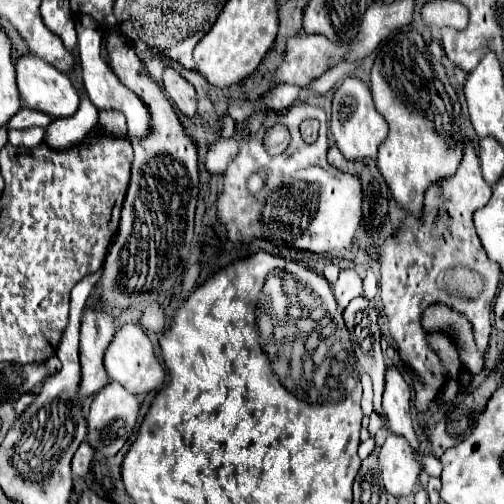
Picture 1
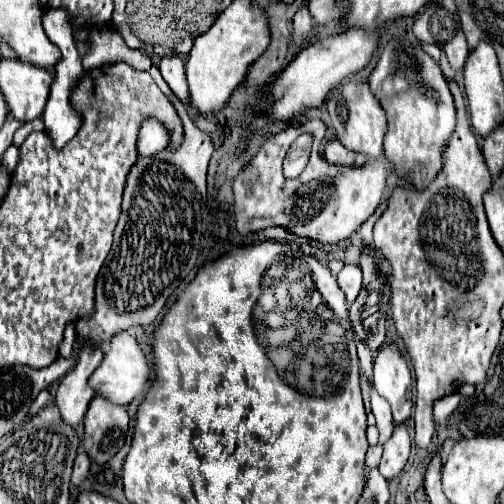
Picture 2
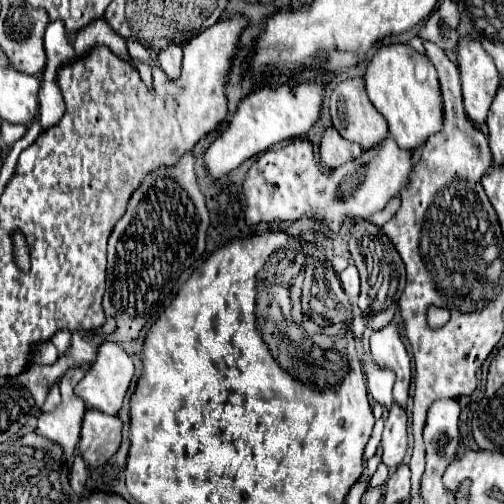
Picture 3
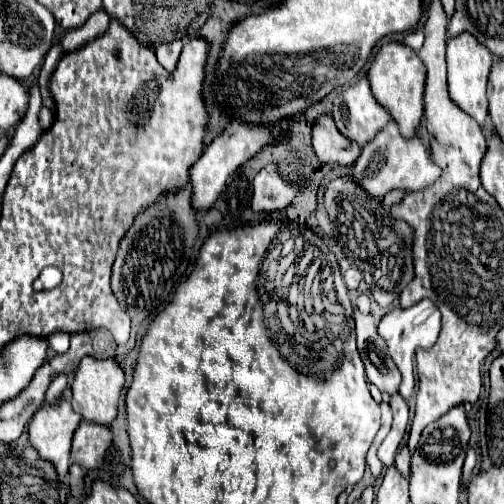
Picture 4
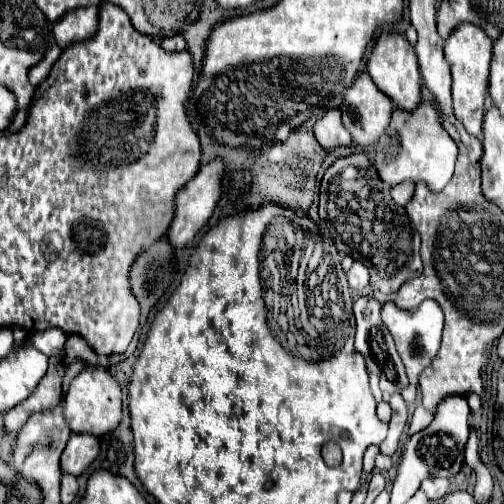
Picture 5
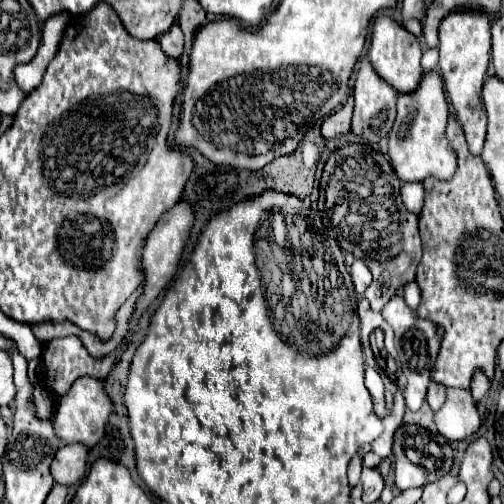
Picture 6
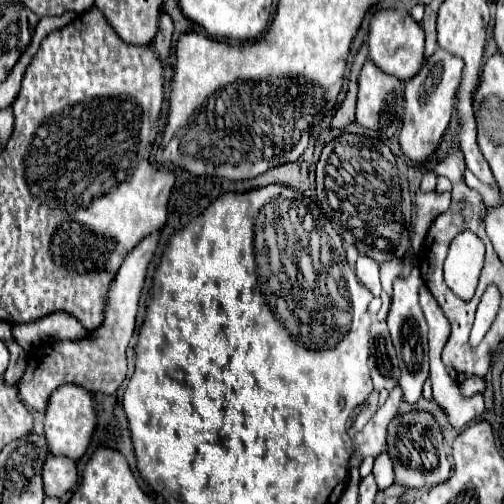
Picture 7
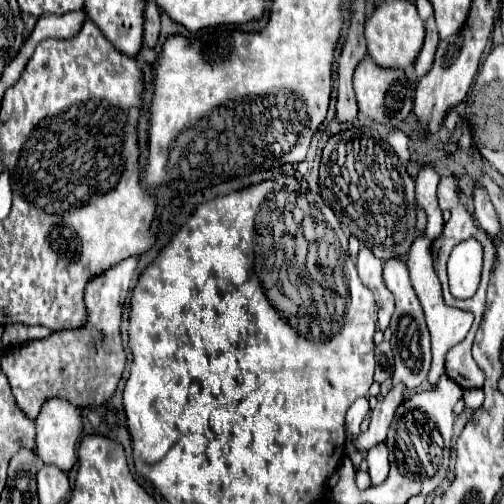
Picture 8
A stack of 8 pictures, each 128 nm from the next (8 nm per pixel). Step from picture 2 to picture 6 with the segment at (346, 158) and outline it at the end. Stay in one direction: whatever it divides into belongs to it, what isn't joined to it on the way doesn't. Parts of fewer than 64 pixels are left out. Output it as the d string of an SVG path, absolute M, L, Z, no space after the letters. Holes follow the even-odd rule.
M348 96L346 104L336 112L332 114L328 120L324 120L322 124L322 136L324 138L334 138L334 136L340 136L344 132L350 132L350 122L352 122L352 96Z

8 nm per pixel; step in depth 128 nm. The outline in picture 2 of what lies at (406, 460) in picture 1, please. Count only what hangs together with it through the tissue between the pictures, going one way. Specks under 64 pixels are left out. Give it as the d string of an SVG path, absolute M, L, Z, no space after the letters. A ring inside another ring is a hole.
M394 424L394 432L392 432L390 440L384 444L382 462L380 462L380 474L386 480L390 480L402 472L402 468L410 456L410 448L412 448L412 440L410 440L410 432L408 432L406 424Z

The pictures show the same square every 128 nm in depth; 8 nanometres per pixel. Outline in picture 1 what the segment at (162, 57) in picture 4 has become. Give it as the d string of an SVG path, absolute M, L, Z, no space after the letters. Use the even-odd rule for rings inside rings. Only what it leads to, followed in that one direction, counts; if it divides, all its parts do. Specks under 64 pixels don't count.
M164 68L164 90L168 92L168 96L174 100L176 108L186 114L186 116L194 116L196 114L196 94L190 82L186 82L174 68Z

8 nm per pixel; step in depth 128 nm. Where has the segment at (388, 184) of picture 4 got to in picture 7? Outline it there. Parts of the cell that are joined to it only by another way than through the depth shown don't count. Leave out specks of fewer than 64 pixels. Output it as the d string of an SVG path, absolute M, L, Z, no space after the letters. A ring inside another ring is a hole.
M436 48L436 52L430 56L430 60L424 62L420 72L406 82L404 128L400 130L400 148L404 156L422 162L430 158L430 154L438 148L442 134L446 132L450 118L454 114L456 92L460 88L462 70L464 60L460 60L460 56L452 56L450 52L444 52L444 48Z

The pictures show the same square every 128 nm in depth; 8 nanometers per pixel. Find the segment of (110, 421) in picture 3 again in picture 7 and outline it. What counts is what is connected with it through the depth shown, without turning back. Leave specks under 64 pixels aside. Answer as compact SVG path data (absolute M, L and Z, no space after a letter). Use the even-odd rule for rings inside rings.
M48 456L44 462L42 480L44 480L46 496L62 498L64 494L68 494L76 486L76 480L78 480L76 462L68 460L68 458Z

